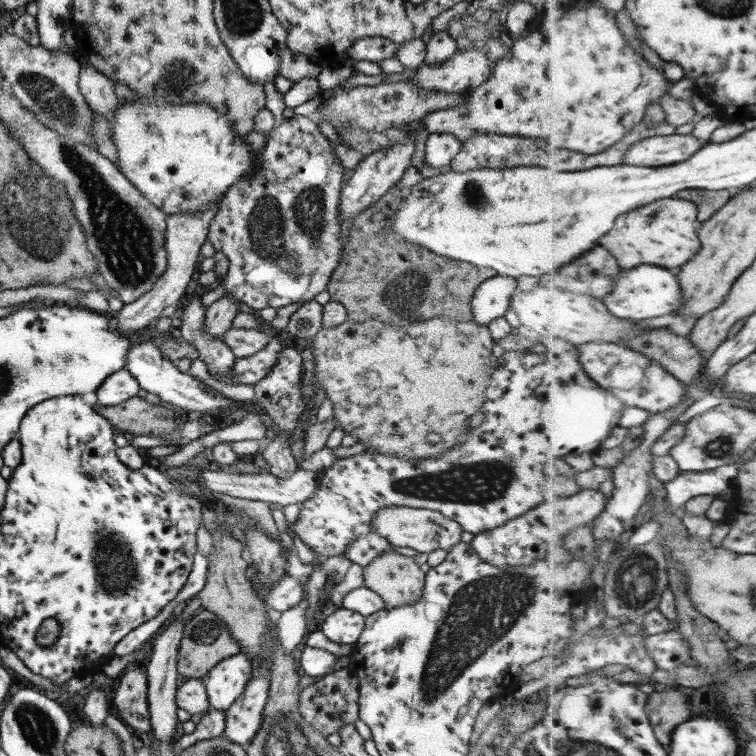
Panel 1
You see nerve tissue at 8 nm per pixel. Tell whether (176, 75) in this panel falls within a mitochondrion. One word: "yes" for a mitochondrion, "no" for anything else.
yes

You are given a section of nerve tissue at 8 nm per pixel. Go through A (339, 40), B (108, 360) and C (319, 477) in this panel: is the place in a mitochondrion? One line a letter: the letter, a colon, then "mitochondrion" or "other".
A: other
B: other
C: other

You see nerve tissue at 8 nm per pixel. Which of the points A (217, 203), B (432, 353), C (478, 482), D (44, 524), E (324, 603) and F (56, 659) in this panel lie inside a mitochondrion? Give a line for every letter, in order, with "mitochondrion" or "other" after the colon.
A: other
B: other
C: mitochondrion
D: other
E: other
F: other

